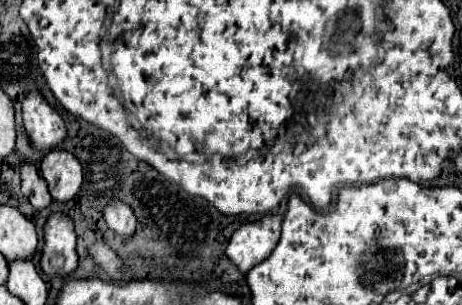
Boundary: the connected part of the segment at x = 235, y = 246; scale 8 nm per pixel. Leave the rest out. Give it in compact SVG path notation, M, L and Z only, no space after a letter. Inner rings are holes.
M264 215L260 221L244 223L230 239L226 255L238 265L242 273L248 273L254 265L264 261L280 239L282 215Z

